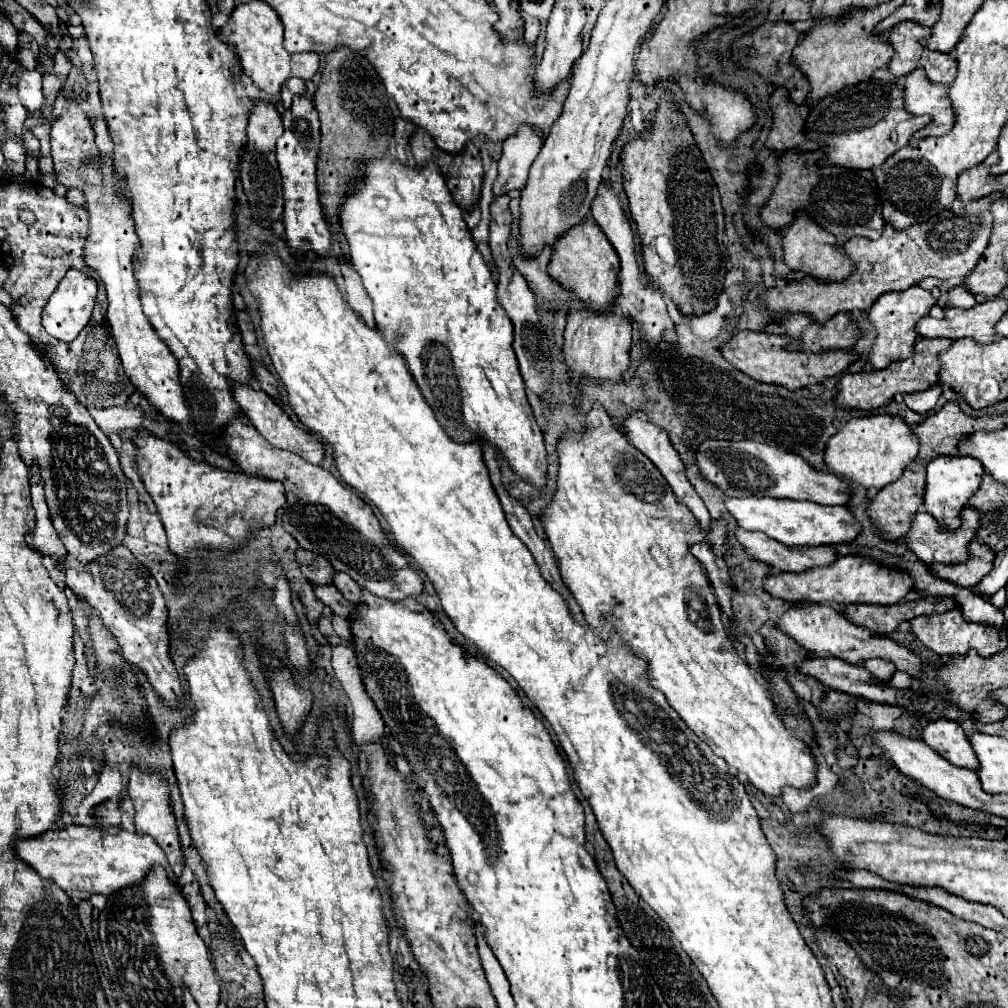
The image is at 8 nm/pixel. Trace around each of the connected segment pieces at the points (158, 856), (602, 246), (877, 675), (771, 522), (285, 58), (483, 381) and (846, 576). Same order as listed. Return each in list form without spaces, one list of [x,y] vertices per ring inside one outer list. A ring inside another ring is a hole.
[[[68,825],[58,833],[48,831],[40,837],[18,841],[16,853],[22,861],[28,861],[28,865],[32,865],[40,877],[56,881],[56,885],[60,885],[60,889],[64,889],[72,899],[90,899],[94,893],[114,895],[124,887],[142,883],[154,865],[164,867],[168,877],[176,881],[164,851],[152,841],[152,837],[130,833],[126,829],[112,835],[110,831],[96,827]]]
[[[588,217],[568,229],[554,245],[552,259],[548,263],[548,273],[552,279],[564,287],[576,291],[578,299],[584,301],[594,311],[604,311],[612,305],[616,297],[616,275],[620,271],[618,255],[612,243],[606,239],[602,229]]]
[[[866,659],[864,669],[872,675],[872,681],[890,681],[892,675],[896,673],[896,667],[890,661],[884,659]]]
[[[746,497],[724,499],[726,509],[738,521],[738,527],[746,531],[762,531],[768,537],[784,545],[838,545],[850,543],[856,533],[860,533],[860,523],[848,513],[842,505],[818,505],[810,501],[792,501],[792,499],[772,499],[772,497]]]
[[[250,1],[250,3],[238,3],[236,9],[232,11],[228,23],[220,29],[220,37],[224,43],[232,45],[236,49],[236,55],[240,59],[240,65],[244,73],[264,89],[266,93],[280,93],[280,87],[286,79],[290,77],[300,77],[300,79],[310,79],[316,69],[320,57],[312,51],[308,53],[286,53],[282,45],[282,21],[278,19],[278,13],[270,9],[268,3],[264,1]]]
[[[386,153],[386,157],[382,159],[364,159],[358,165],[360,173],[354,177],[354,181],[350,181],[348,185],[348,193],[344,197],[344,203],[340,207],[340,225],[342,225],[342,233],[350,243],[350,255],[352,255],[352,263],[354,269],[358,271],[358,275],[362,277],[362,283],[368,291],[368,295],[374,301],[374,317],[376,317],[376,325],[382,329],[384,337],[388,337],[388,341],[394,341],[394,335],[400,335],[398,341],[394,341],[398,353],[404,355],[410,373],[414,375],[416,383],[420,385],[426,401],[432,405],[440,425],[444,427],[444,431],[460,443],[468,443],[468,441],[478,441],[484,439],[496,447],[500,447],[500,451],[504,453],[504,457],[508,459],[510,467],[524,479],[528,479],[530,483],[534,483],[536,487],[542,487],[546,481],[546,449],[544,449],[544,439],[542,439],[542,431],[534,419],[532,407],[526,399],[524,393],[524,379],[518,371],[518,361],[512,349],[512,323],[510,317],[504,313],[504,309],[498,303],[496,297],[496,281],[492,277],[492,271],[488,269],[482,253],[476,249],[476,243],[470,235],[470,229],[466,227],[464,221],[464,211],[454,203],[440,171],[436,169],[434,163],[426,163],[424,167],[410,167],[400,163],[398,159],[394,159],[390,153]]]
[[[846,555],[838,557],[832,565],[810,569],[808,573],[772,573],[764,579],[764,591],[772,597],[780,597],[788,603],[828,603],[828,605],[896,605],[902,597],[906,597],[912,589],[912,579],[904,577],[904,573],[888,573],[888,569],[880,569],[876,561],[868,561],[868,557]]]

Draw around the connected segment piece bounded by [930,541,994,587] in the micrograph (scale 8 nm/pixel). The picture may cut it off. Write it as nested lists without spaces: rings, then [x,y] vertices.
[[[974,541],[968,545],[968,561],[958,565],[932,565],[930,573],[946,579],[958,587],[974,587],[980,583],[984,575],[990,573],[994,561],[994,553],[984,549],[984,545],[976,545]]]

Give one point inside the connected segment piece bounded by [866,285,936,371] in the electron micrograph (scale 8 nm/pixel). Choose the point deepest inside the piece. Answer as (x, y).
(894, 315)

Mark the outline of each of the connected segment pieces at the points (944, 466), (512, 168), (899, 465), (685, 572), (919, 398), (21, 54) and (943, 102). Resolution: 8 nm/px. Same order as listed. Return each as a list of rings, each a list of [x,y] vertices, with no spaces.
[[[940,455],[928,463],[928,475],[926,475],[926,487],[924,487],[924,511],[930,513],[942,531],[952,531],[960,525],[960,511],[966,507],[968,499],[976,493],[980,477],[984,469],[980,461],[972,457],[952,457],[952,455]]]
[[[520,125],[514,135],[504,141],[504,155],[498,161],[498,177],[494,181],[494,195],[508,193],[510,189],[522,189],[530,165],[542,147],[542,133],[532,125]]]
[[[872,415],[872,417],[850,419],[840,429],[840,433],[830,437],[824,451],[824,463],[830,473],[846,481],[854,481],[866,489],[880,491],[900,477],[900,473],[908,467],[908,463],[916,457],[916,453],[918,453],[918,441],[902,419],[890,415]]]
[[[594,405],[590,409],[582,431],[566,429],[562,433],[558,441],[556,491],[542,511],[540,521],[546,541],[558,561],[562,581],[578,601],[586,623],[596,625],[596,629],[600,627],[604,637],[610,627],[622,633],[632,653],[648,661],[648,679],[652,687],[666,695],[668,703],[686,725],[708,743],[718,757],[744,773],[758,791],[770,797],[780,797],[784,787],[810,789],[818,783],[812,747],[786,729],[766,685],[756,679],[748,663],[738,655],[726,633],[712,583],[700,561],[688,553],[690,543],[706,539],[716,555],[724,555],[728,551],[726,521],[714,521],[712,529],[704,533],[696,525],[690,509],[676,501],[670,485],[660,477],[660,471],[644,453],[632,447],[620,429],[616,429],[604,407]]]
[[[932,385],[930,389],[926,391],[918,391],[918,393],[910,393],[910,395],[904,395],[904,403],[916,411],[916,413],[928,413],[934,409],[938,397],[942,393],[942,387],[940,385]]]
[[[18,49],[17,58],[21,65],[30,71],[34,70],[37,65],[35,55],[30,49]]]
[[[916,69],[906,77],[906,83],[904,83],[904,109],[912,115],[930,115],[932,117],[932,121],[924,129],[918,129],[912,135],[910,145],[918,145],[924,135],[944,135],[944,133],[948,133],[948,127],[952,127],[952,121],[954,121],[952,107],[950,107],[950,101],[948,101],[948,85],[932,85],[924,77],[922,69]]]

